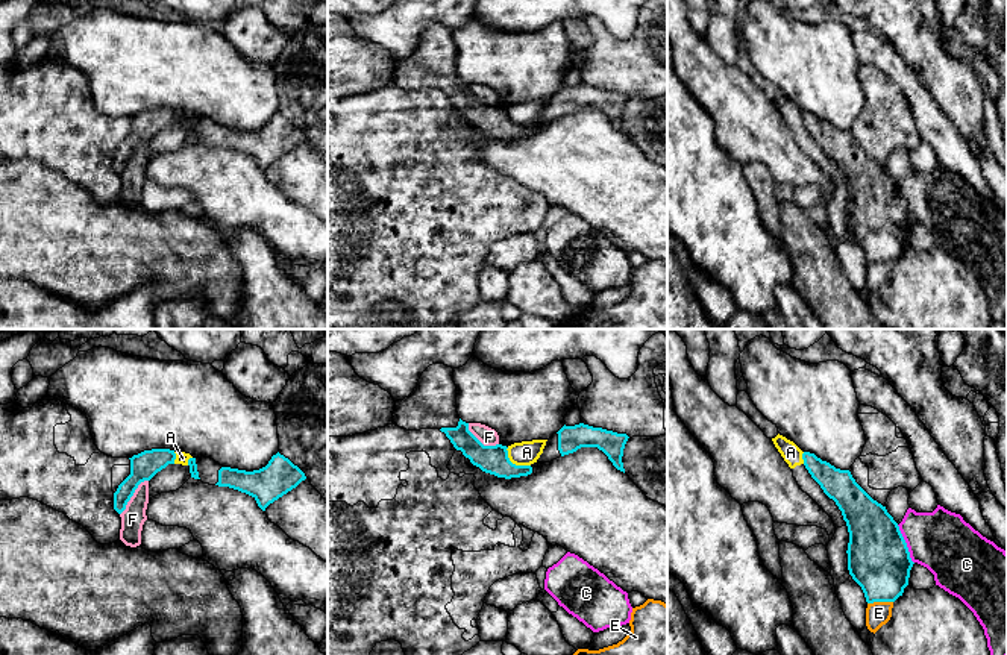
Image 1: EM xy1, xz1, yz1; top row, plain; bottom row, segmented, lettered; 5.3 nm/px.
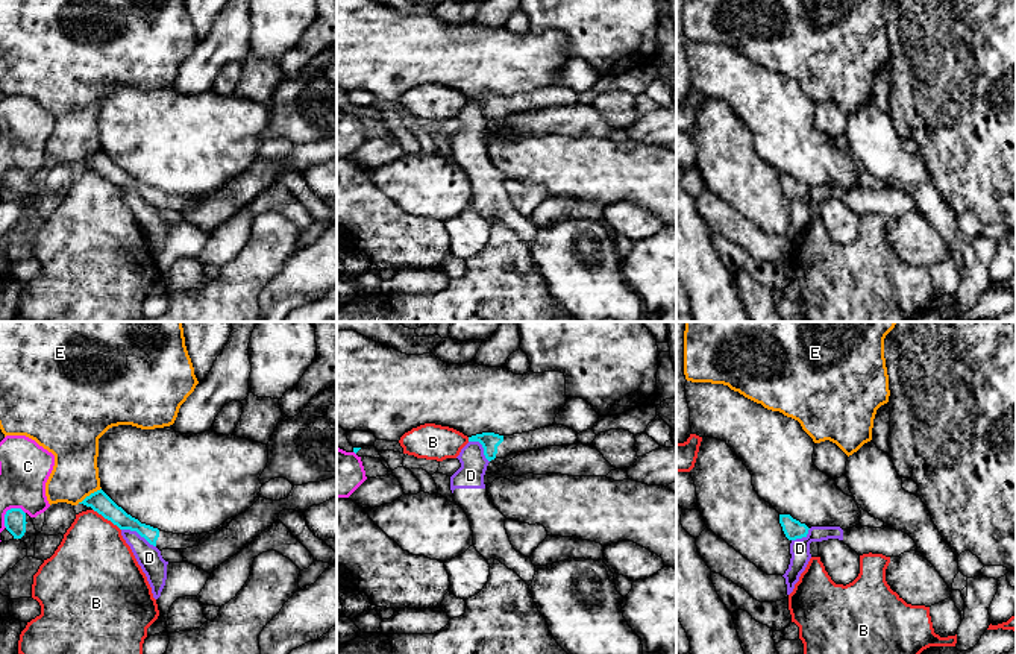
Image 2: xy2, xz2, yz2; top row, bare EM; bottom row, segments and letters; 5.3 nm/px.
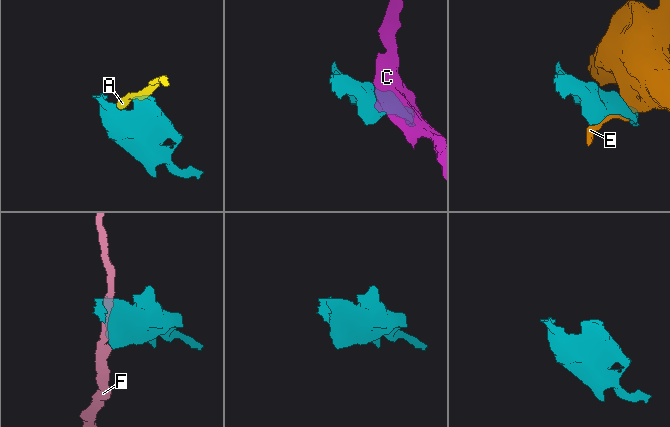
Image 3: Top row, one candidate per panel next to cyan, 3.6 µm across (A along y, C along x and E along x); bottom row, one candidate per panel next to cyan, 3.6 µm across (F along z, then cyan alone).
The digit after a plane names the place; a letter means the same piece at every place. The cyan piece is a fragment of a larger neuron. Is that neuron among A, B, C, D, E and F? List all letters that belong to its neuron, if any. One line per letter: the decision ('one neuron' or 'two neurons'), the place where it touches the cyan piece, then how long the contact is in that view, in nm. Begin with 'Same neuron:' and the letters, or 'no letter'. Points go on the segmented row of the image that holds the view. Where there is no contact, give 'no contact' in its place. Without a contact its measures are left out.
Same neuron: no letter
A: two neurons; contact xz1 (514, 464); length 160 nm
B: two neurons; contact xy2 (106, 518); length 190 nm
C: two neurons; contact yz1 (906, 545); length 220 nm
D: two neurons; contact xy2 (138, 533); length 200 nm
E: two neurons; contact yz1 (880, 601); length 140 nm
F: two neurons; contact xy1 (132, 495); length 240 nm

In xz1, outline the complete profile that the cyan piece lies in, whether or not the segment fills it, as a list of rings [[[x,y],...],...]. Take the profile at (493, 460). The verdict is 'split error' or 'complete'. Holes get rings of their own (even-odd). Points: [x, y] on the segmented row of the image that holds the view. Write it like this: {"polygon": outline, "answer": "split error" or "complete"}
{"polygon": [[[444,364],[429,365],[414,391],[396,402],[393,423],[406,431],[440,429],[456,450],[482,472],[497,478],[520,478],[532,473],[531,465],[516,465],[502,444],[484,446],[456,412],[456,385],[453,368]]], "answer": "split error"}

